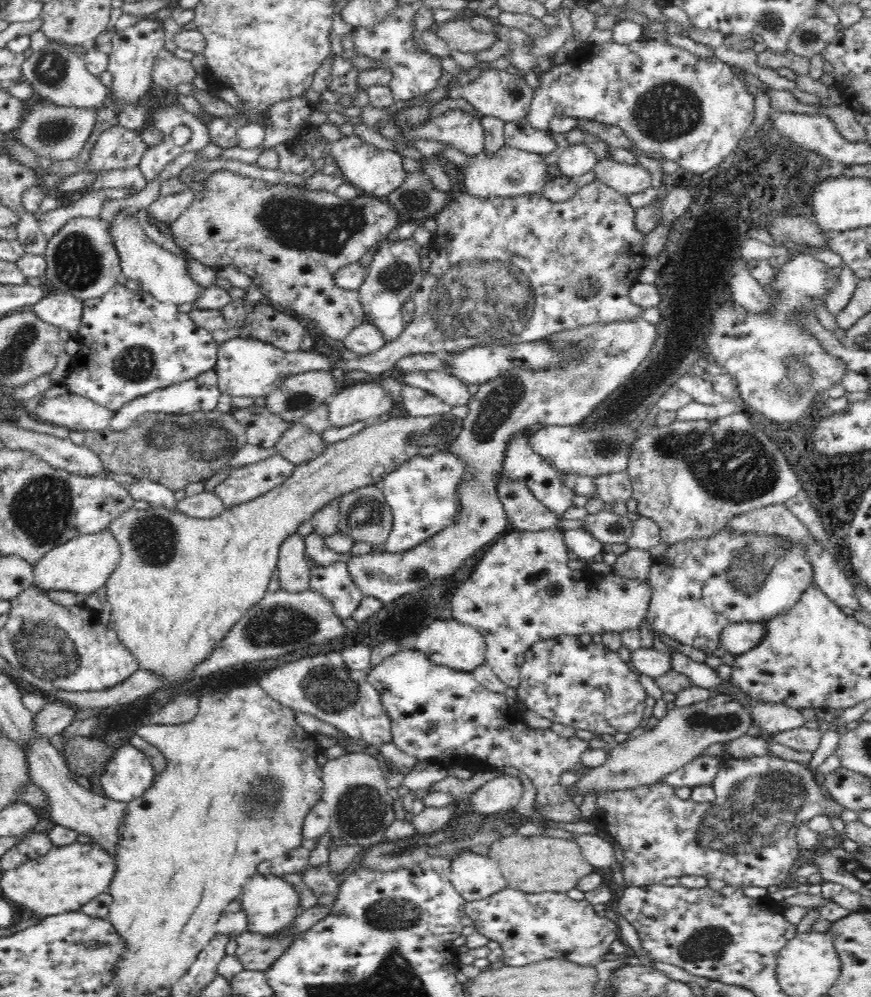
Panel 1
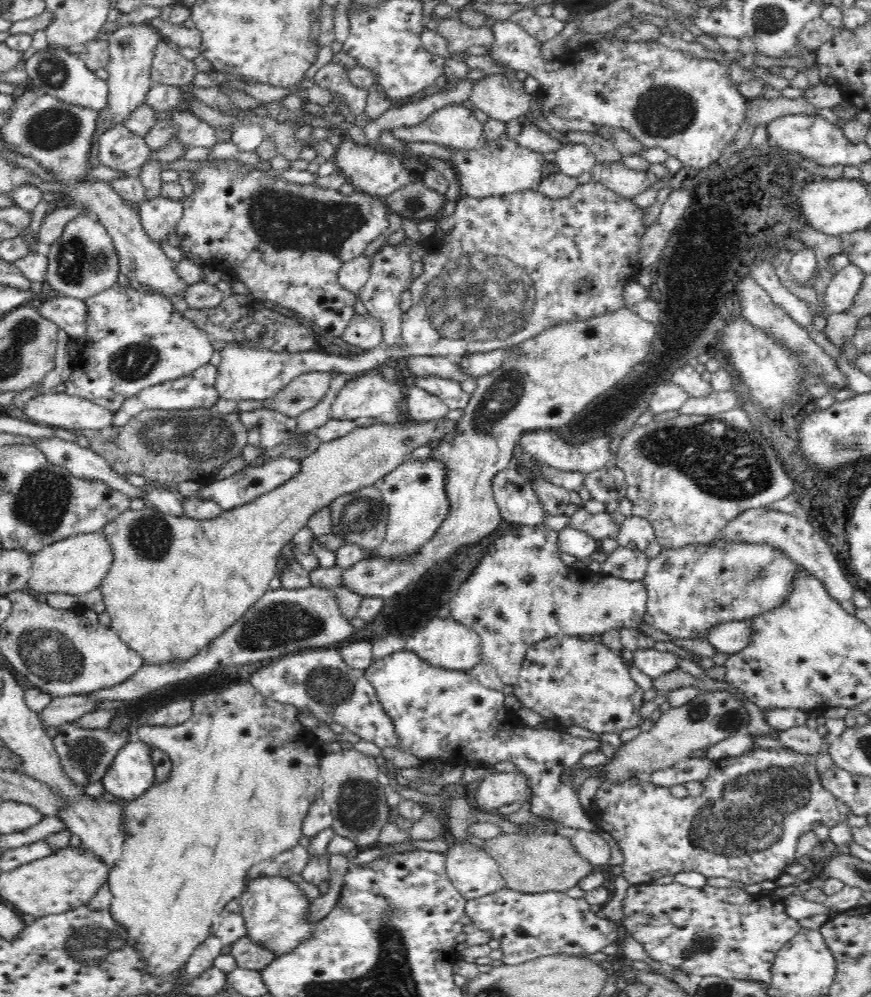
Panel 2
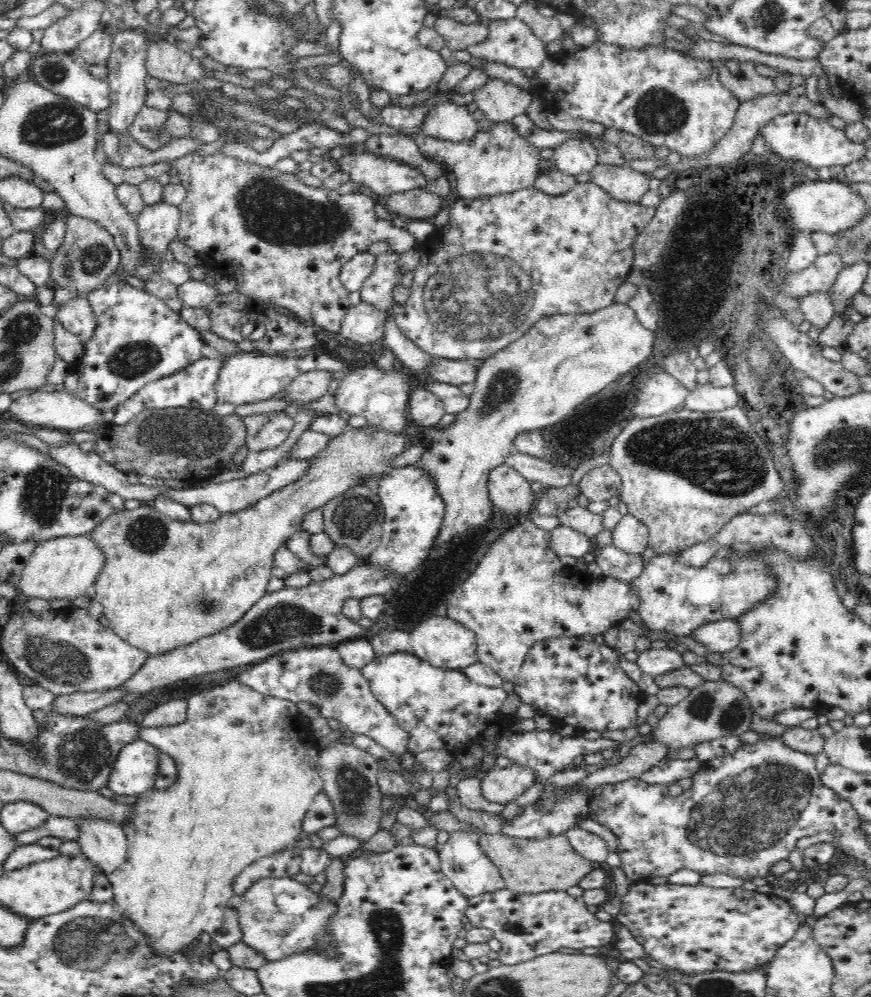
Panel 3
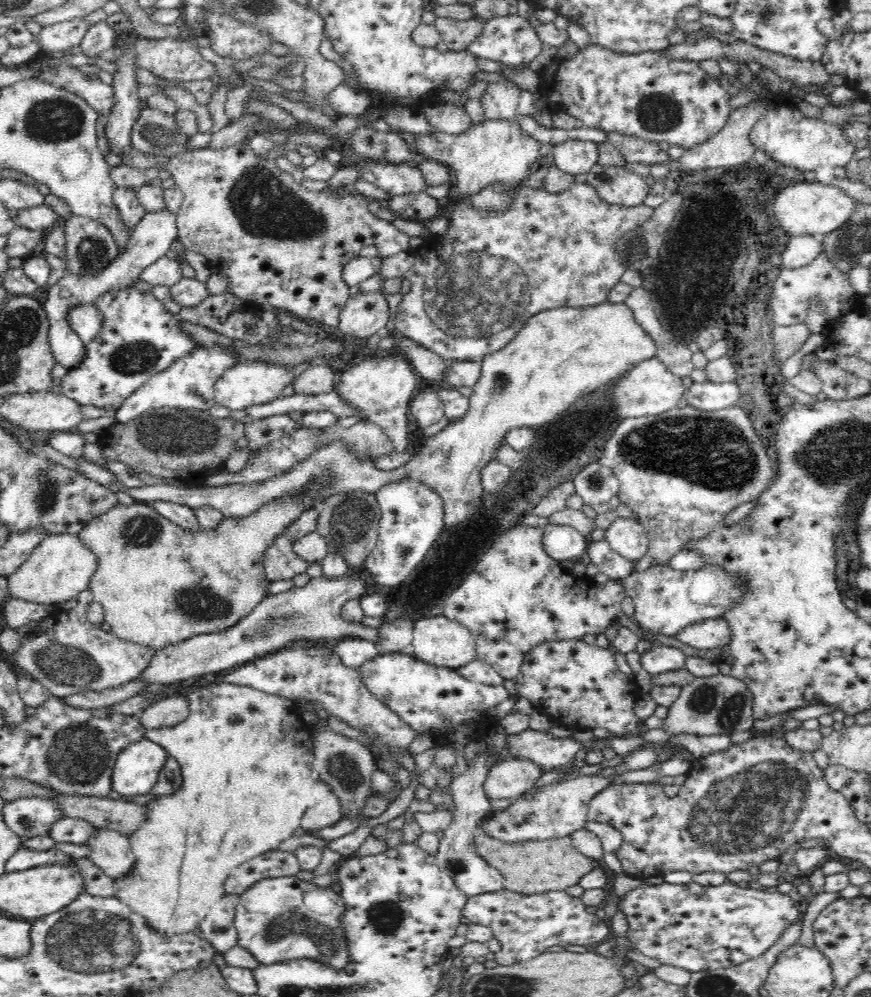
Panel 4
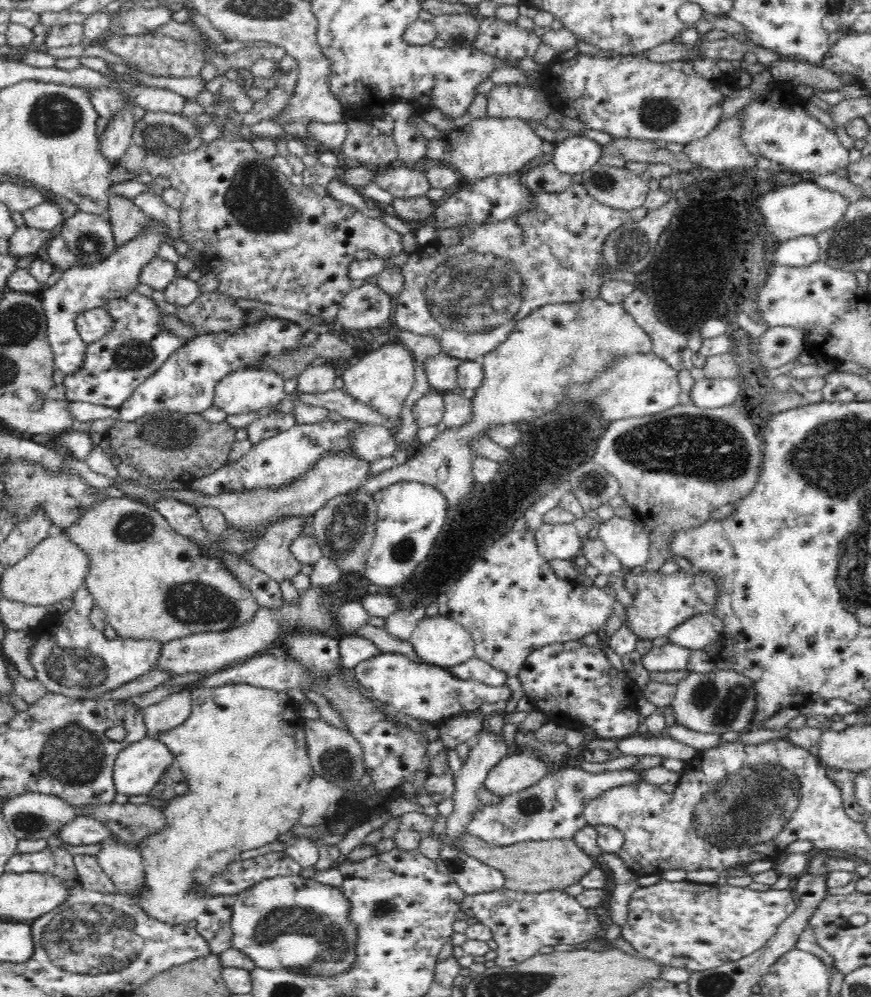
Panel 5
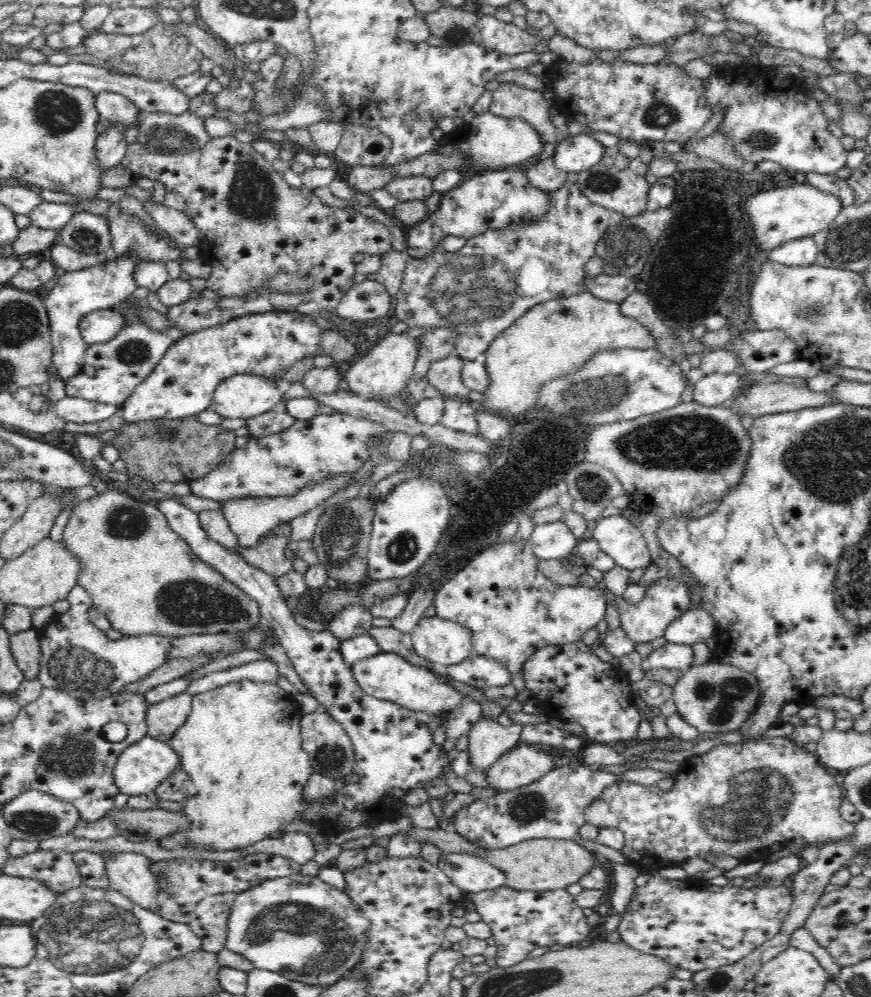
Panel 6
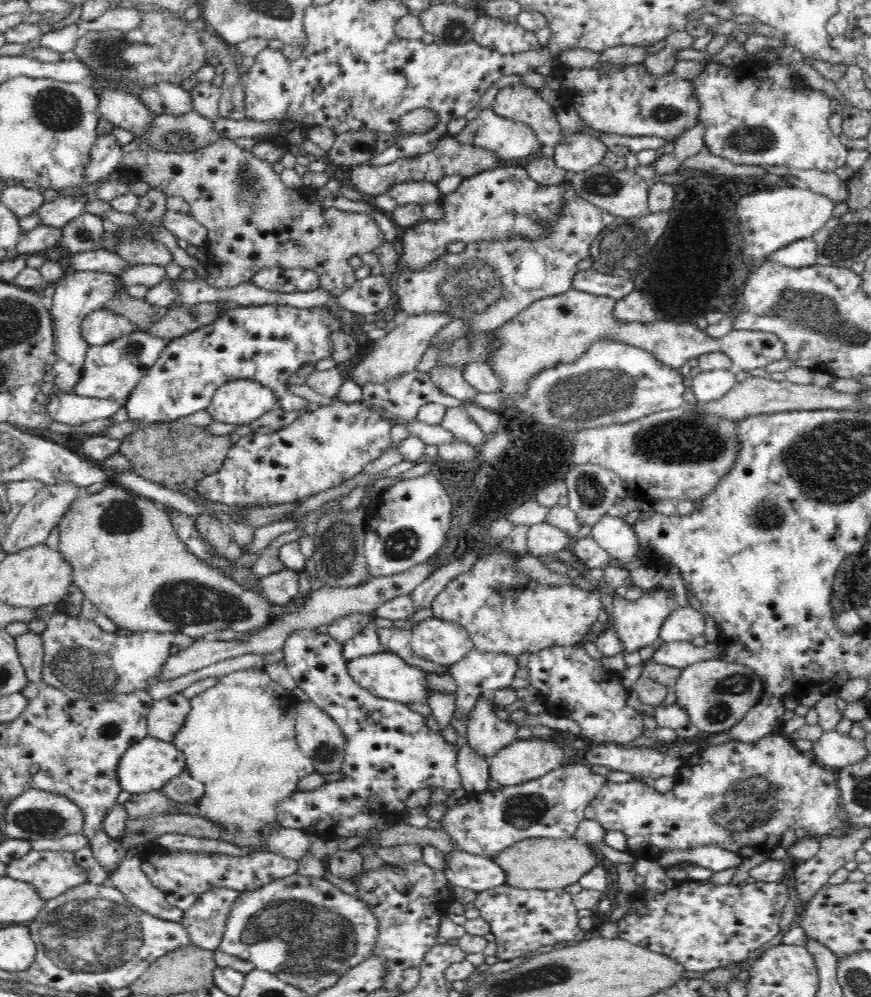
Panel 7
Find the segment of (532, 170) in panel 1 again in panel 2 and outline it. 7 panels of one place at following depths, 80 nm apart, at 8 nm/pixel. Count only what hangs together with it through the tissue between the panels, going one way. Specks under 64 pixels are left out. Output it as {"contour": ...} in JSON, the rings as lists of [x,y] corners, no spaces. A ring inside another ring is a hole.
{"contour":[[[506,135],[489,145],[485,144],[482,148],[470,150],[470,152],[455,150],[450,162],[459,178],[462,195],[488,198],[527,190],[539,190],[542,169],[546,163],[543,154],[520,147],[516,141],[509,140]]]}

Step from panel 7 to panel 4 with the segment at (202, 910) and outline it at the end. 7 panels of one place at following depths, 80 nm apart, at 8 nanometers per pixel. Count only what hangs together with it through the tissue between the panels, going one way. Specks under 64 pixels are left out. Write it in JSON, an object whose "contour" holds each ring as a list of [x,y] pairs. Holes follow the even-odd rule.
{"contour":[[[226,895],[215,902],[204,920],[199,924],[198,932],[202,938],[210,941],[218,951],[225,953],[238,944],[238,931],[235,914],[240,895]]]}

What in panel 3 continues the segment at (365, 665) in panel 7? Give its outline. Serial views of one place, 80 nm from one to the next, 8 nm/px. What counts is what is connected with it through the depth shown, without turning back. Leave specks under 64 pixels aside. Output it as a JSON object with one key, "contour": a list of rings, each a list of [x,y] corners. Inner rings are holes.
{"contour":[[[396,652],[388,656],[376,656],[372,662],[369,662],[364,668],[361,668],[362,674],[368,679],[372,692],[377,700],[385,707],[385,710],[396,720],[396,723],[408,733],[408,744],[406,744],[406,751],[416,756],[424,751],[448,751],[451,755],[457,756],[464,753],[471,746],[481,746],[483,748],[484,756],[492,754],[497,758],[498,756],[505,756],[516,765],[524,768],[532,769],[535,774],[534,784],[542,784],[543,789],[540,797],[534,806],[551,805],[558,801],[564,800],[573,793],[573,787],[558,786],[550,783],[550,778],[560,772],[573,768],[573,760],[578,756],[586,756],[588,753],[600,752],[607,748],[618,748],[620,743],[607,739],[605,737],[590,740],[586,739],[582,734],[574,736],[562,736],[554,730],[536,730],[529,734],[522,730],[510,729],[506,724],[506,718],[502,711],[504,701],[506,701],[507,693],[502,687],[487,687],[477,682],[474,682],[466,676],[463,670],[436,668],[428,664],[425,660],[416,657],[411,652]]]}

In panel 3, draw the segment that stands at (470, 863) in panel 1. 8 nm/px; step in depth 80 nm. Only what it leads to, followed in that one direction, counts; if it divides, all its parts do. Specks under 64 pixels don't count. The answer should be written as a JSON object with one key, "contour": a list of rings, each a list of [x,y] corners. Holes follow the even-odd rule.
{"contour":[[[451,832],[443,845],[439,852],[443,873],[467,899],[506,888],[499,868],[480,847],[478,833]]]}

